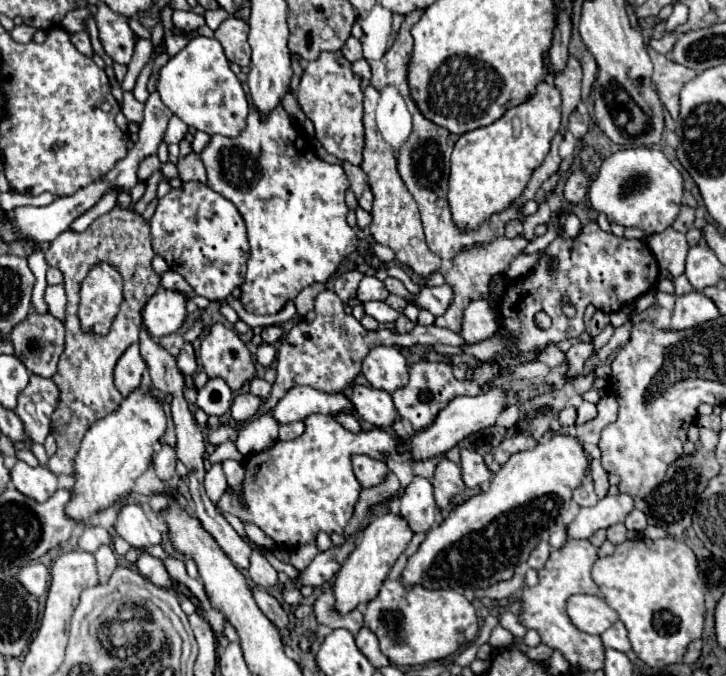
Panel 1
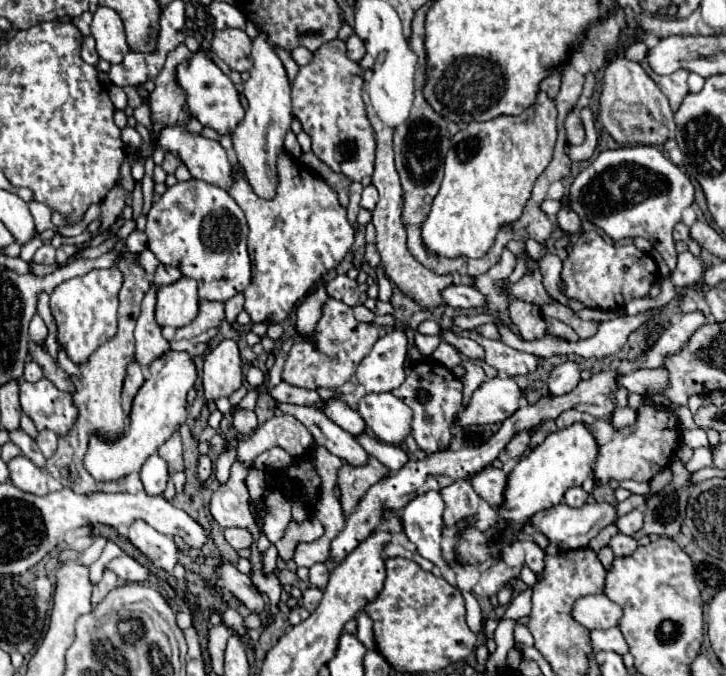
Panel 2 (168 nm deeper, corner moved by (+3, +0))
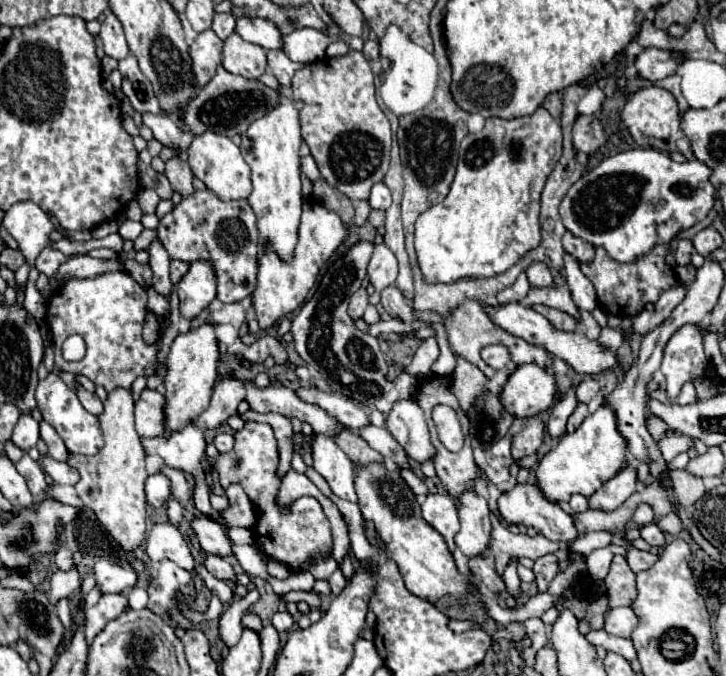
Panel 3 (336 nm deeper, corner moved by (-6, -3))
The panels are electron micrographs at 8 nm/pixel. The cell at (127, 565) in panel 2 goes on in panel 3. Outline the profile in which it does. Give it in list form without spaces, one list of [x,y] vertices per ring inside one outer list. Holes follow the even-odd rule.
[[[108,559],[96,561],[94,573],[96,573],[96,583],[102,589],[102,593],[122,593],[122,591],[132,589],[138,581],[138,575],[132,567],[122,567]]]

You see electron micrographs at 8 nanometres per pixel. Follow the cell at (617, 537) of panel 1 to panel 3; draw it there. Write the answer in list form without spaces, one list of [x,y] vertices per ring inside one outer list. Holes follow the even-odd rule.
[[[628,545],[628,547],[626,547],[626,561],[628,561],[628,565],[630,565],[630,569],[632,569],[634,573],[652,567],[652,565],[656,563],[656,559],[658,559],[656,555],[652,555],[652,553],[648,553],[648,551],[640,551],[640,549],[636,549],[634,545]]]

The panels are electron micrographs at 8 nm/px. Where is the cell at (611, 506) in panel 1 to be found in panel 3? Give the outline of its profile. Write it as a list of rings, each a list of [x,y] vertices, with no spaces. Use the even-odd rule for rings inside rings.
[[[516,483],[512,489],[504,491],[504,493],[498,497],[498,511],[500,511],[500,515],[502,515],[508,523],[522,525],[522,527],[534,527],[540,535],[546,535],[546,539],[572,543],[572,541],[578,537],[578,531],[576,531],[576,527],[574,527],[574,517],[572,517],[570,513],[566,513],[558,503],[546,501],[536,485]]]

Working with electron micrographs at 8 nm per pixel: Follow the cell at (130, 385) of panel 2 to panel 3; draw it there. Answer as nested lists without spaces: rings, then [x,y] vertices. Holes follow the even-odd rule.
[[[144,387],[140,399],[136,401],[136,431],[140,437],[158,437],[164,433],[164,415],[162,415],[164,395],[156,389]]]

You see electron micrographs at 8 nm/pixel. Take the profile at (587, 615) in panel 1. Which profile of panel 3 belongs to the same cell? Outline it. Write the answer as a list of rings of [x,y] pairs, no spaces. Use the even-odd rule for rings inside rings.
[[[614,607],[606,613],[606,619],[604,619],[604,631],[618,637],[630,637],[636,625],[638,621],[630,607]]]

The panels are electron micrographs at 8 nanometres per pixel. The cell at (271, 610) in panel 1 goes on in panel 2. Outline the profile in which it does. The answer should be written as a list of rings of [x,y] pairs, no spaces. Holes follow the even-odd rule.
[[[233,564],[215,566],[215,574],[219,574],[219,578],[223,580],[223,588],[237,596],[251,612],[261,614],[265,610],[263,598],[247,574],[241,574]]]

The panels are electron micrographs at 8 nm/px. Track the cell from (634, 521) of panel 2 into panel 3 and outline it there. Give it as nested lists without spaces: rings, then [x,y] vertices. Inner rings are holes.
[[[648,523],[648,525],[640,527],[640,535],[642,535],[642,539],[644,539],[648,545],[662,547],[662,545],[666,543],[666,539],[664,539],[662,531],[660,531],[660,529],[658,529],[654,523]]]

